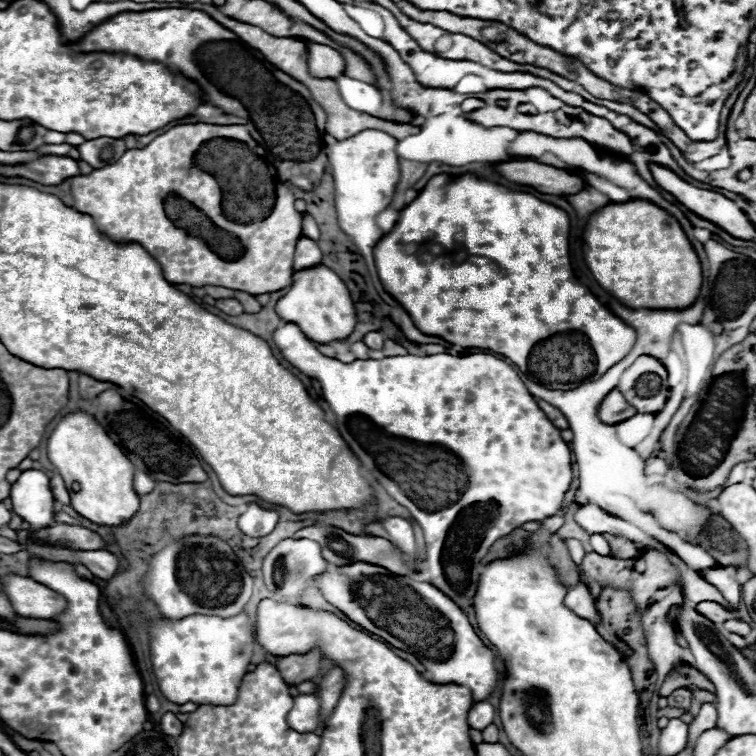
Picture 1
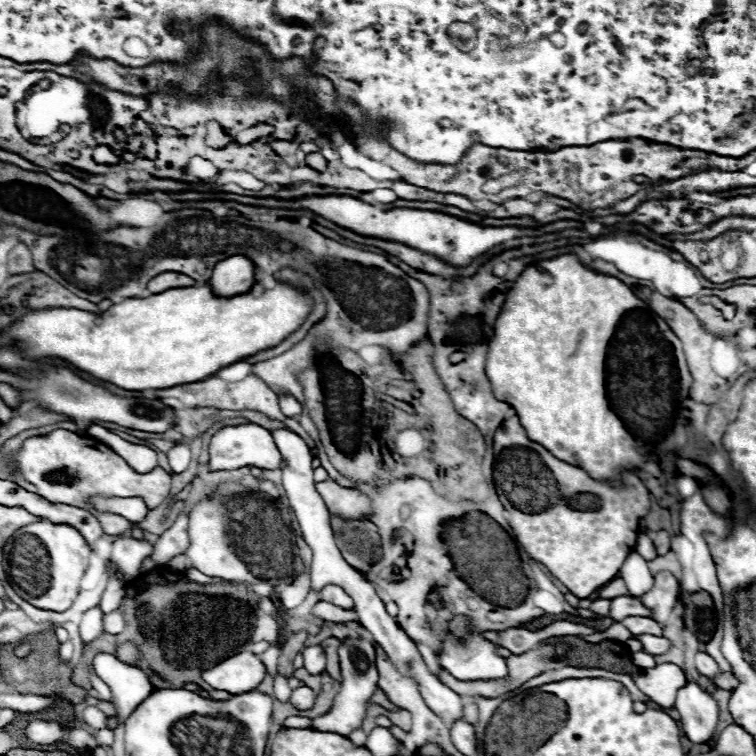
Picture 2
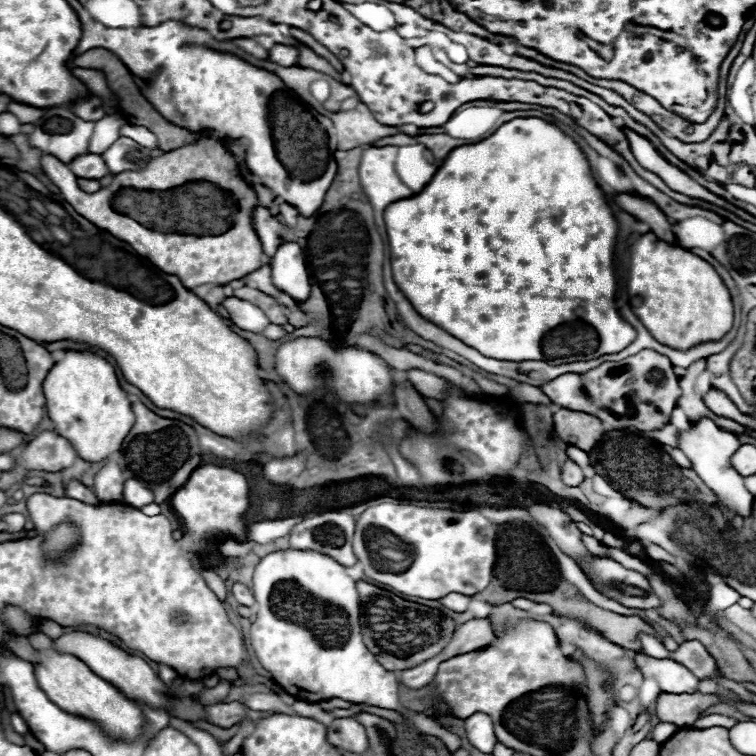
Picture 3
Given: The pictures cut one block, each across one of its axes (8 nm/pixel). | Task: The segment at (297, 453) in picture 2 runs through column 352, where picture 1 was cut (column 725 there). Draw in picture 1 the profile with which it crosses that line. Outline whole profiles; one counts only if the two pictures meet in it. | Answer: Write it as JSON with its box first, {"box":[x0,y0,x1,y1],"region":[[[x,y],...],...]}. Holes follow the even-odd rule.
{"box":[704,566,740,612],"region":[[[718,566],[718,568],[712,568],[708,574],[704,574],[706,582],[710,582],[712,586],[716,586],[720,590],[720,594],[726,598],[726,602],[732,606],[732,612],[738,610],[738,602],[740,602],[740,584],[736,580],[736,570],[732,566],[724,568],[724,566]]]}

